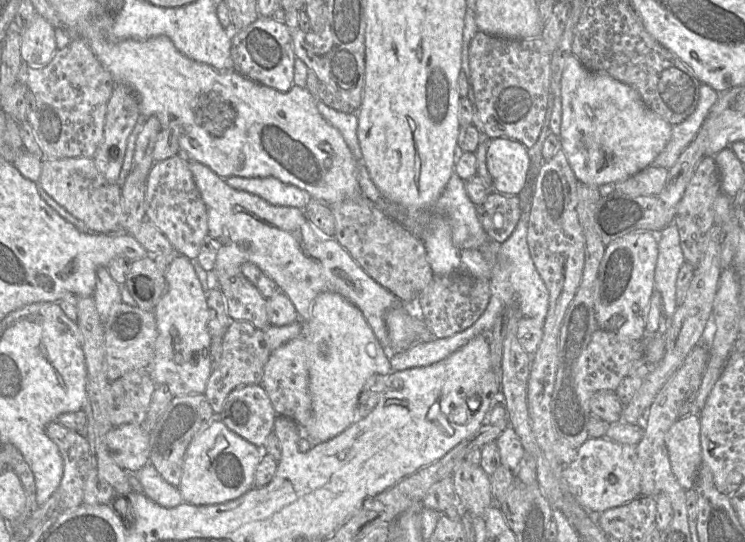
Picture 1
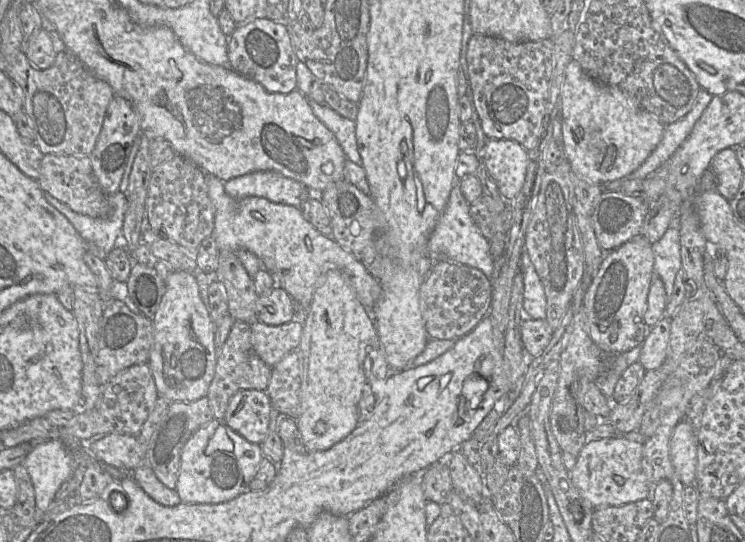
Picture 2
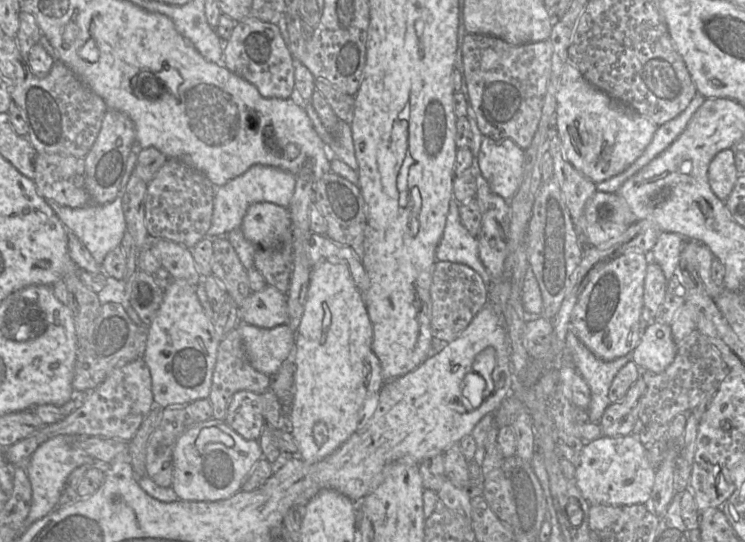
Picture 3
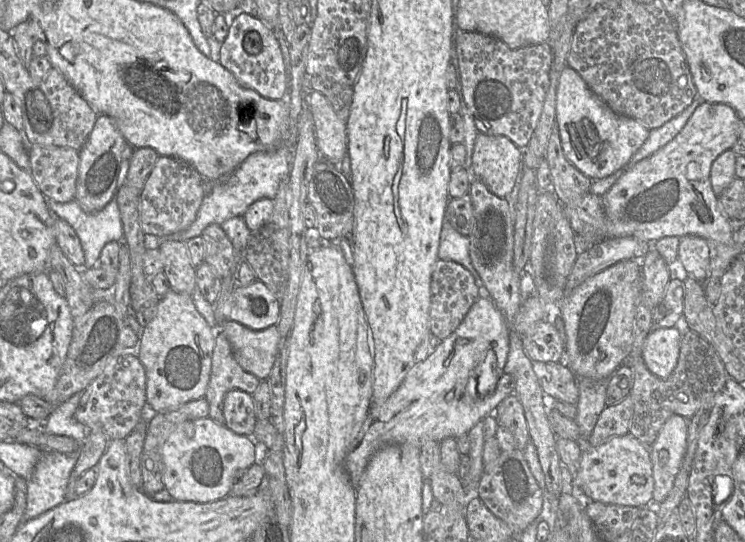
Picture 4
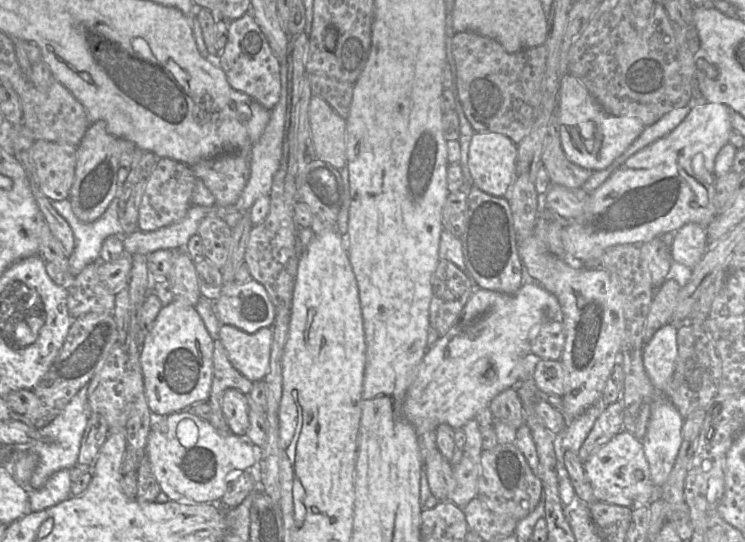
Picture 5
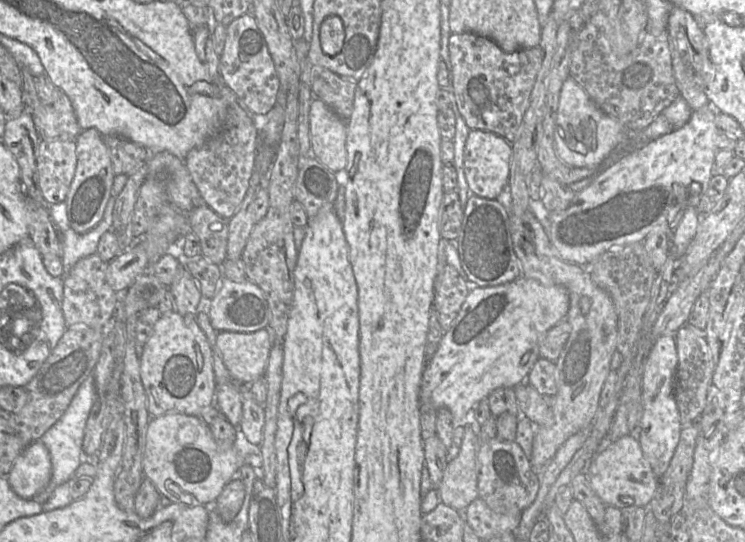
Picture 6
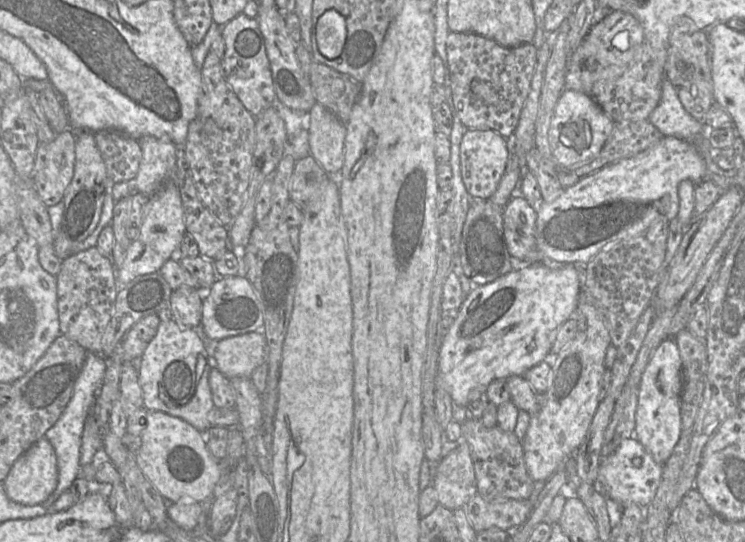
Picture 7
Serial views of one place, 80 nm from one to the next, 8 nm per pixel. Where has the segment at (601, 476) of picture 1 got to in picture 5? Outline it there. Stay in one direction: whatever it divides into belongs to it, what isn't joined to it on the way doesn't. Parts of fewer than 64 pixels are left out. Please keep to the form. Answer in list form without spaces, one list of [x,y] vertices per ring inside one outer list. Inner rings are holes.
[[[622,431],[611,441],[598,449],[583,463],[587,478],[597,501],[632,510],[639,506],[649,506],[656,497],[656,487],[651,480],[651,472],[644,454],[643,444],[629,432]]]

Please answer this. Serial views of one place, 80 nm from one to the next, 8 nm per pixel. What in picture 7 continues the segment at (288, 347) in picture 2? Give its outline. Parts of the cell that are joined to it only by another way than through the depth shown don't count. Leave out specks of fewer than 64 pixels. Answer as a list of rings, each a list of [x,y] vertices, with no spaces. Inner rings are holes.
[[[243,333],[218,340],[213,353],[214,365],[227,378],[250,377],[254,369],[267,361],[267,343],[263,333]]]

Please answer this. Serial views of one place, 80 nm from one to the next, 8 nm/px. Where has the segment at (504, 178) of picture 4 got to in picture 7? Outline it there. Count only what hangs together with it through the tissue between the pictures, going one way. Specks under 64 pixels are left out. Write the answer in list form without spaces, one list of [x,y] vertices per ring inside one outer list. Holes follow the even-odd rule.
[[[467,129],[460,144],[460,168],[464,186],[474,199],[490,199],[504,175],[509,158],[508,140],[491,129]]]

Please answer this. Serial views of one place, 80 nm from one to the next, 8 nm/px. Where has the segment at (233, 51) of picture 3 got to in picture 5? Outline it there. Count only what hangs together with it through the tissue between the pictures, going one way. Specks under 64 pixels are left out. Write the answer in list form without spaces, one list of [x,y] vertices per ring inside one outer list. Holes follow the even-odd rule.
[[[251,13],[229,22],[228,39],[216,62],[233,89],[250,96],[269,111],[278,103],[281,92],[280,61]]]

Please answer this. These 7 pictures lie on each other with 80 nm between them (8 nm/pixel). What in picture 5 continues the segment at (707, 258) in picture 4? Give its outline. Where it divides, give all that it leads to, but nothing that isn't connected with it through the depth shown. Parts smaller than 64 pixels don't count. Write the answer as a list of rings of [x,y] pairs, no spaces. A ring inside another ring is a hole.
[[[688,223],[676,232],[670,253],[672,261],[692,270],[701,261],[708,248],[706,228],[696,223]]]

